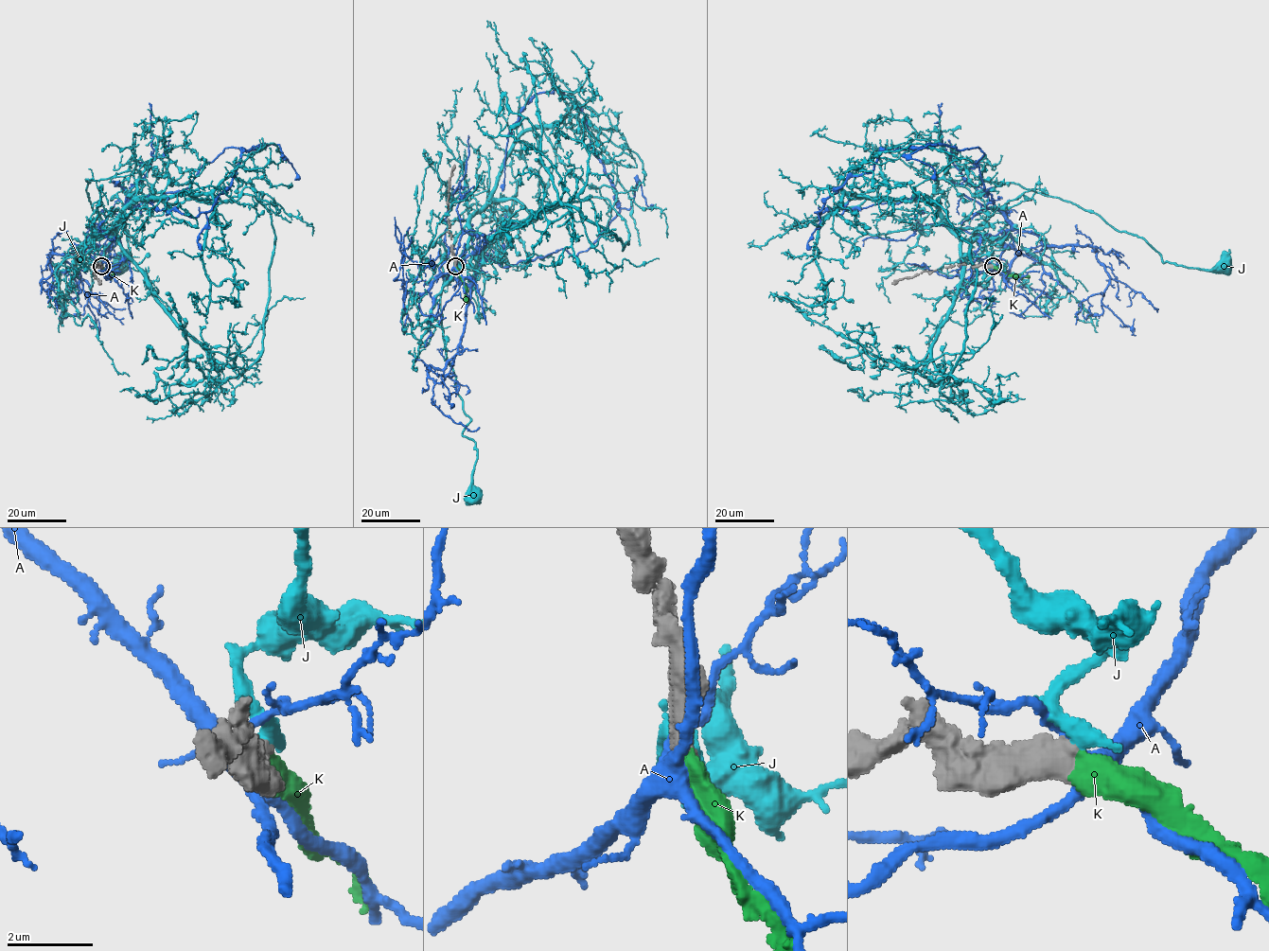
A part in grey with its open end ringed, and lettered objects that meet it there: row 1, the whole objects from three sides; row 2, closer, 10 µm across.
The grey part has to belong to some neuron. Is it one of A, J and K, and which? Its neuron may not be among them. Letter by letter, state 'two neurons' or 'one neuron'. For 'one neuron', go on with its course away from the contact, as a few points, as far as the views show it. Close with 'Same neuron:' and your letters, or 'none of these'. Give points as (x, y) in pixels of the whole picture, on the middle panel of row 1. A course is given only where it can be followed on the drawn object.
A: two neurons
J: two neurons
K: one neuron; course (455, 266), (466, 288), (467, 303)
Same neuron: K

